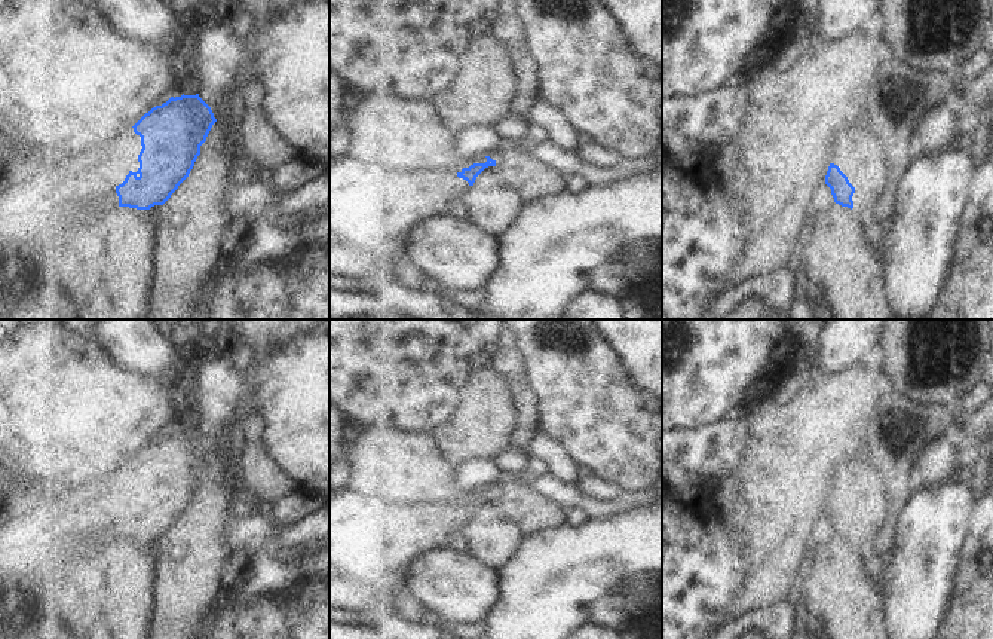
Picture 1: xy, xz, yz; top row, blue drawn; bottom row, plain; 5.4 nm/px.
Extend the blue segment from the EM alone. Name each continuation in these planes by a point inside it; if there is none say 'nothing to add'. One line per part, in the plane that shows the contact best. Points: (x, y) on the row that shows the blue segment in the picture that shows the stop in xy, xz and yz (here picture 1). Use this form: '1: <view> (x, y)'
1: xy (30, 199).

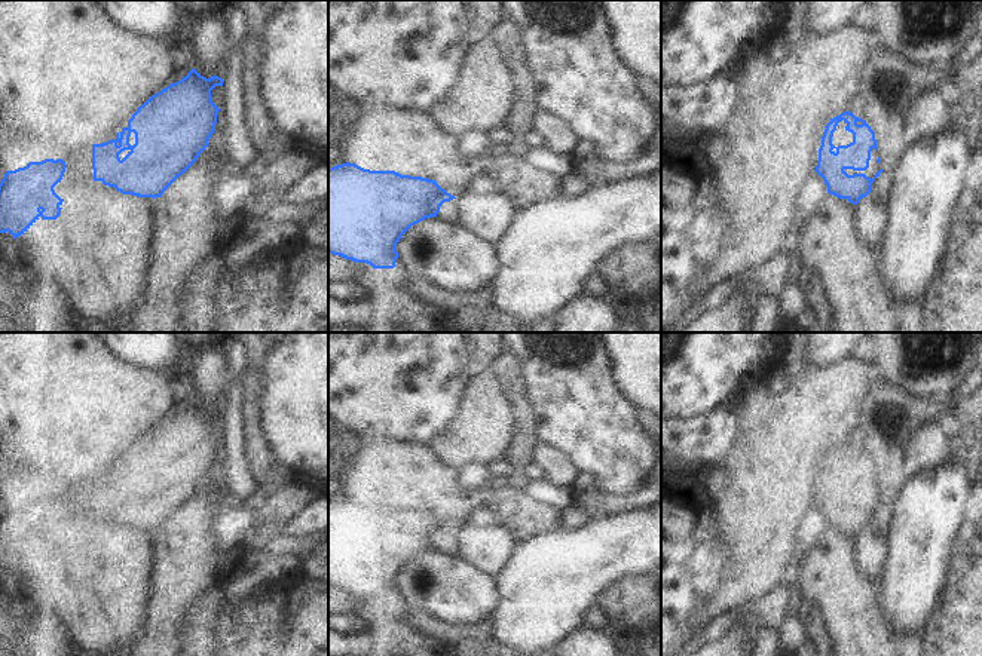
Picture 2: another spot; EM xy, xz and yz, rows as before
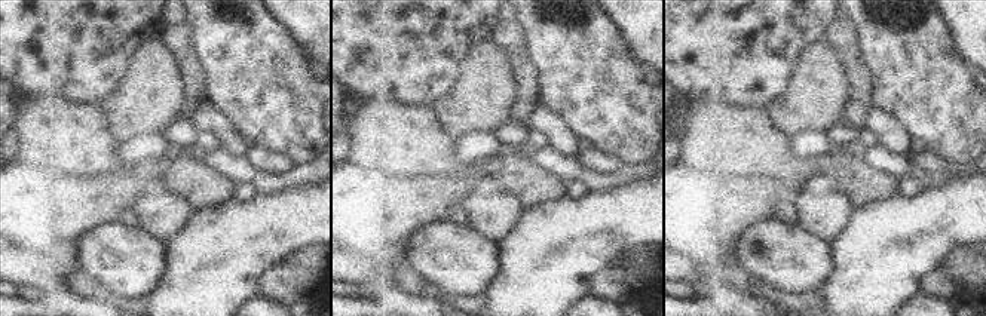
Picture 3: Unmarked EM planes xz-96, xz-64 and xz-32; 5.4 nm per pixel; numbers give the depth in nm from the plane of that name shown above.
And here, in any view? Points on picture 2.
nothing to add.

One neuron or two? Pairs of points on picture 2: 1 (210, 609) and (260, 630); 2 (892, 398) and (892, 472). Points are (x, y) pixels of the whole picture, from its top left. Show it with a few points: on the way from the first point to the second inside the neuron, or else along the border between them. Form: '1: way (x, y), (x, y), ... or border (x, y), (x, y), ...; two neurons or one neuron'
1: border (226, 601), (217, 624), (217, 640); two neurons
2: way (908, 413), (909, 419), (892, 447), (892, 453); one neuron

